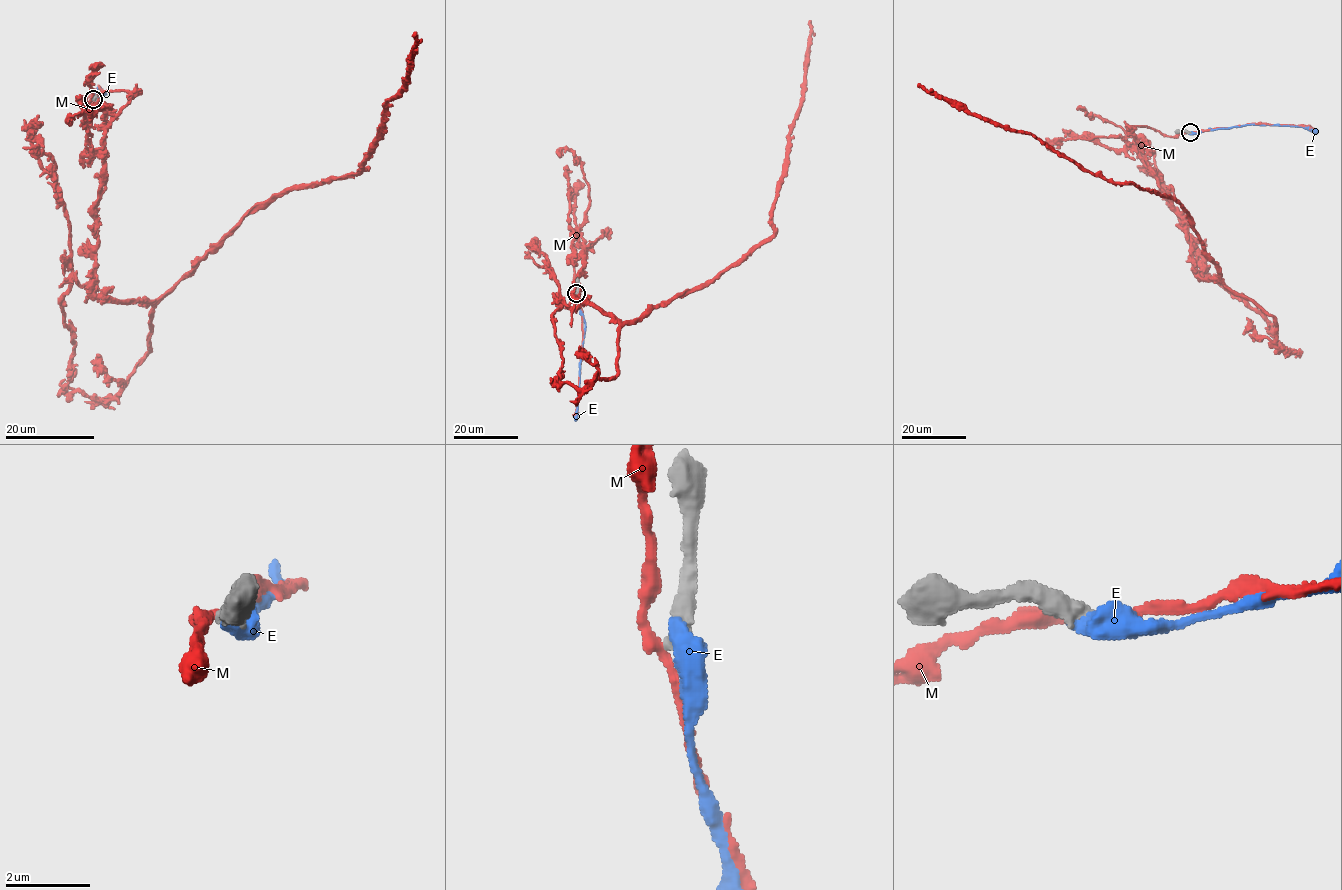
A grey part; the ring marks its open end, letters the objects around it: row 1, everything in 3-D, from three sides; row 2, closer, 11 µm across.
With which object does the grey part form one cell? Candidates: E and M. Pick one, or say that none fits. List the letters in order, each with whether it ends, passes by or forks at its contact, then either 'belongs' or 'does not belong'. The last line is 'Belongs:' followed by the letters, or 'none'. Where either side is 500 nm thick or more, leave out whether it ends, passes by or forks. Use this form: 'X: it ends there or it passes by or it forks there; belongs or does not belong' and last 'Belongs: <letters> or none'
E: does not belong
M: it passes by; does not belong
Belongs: none

